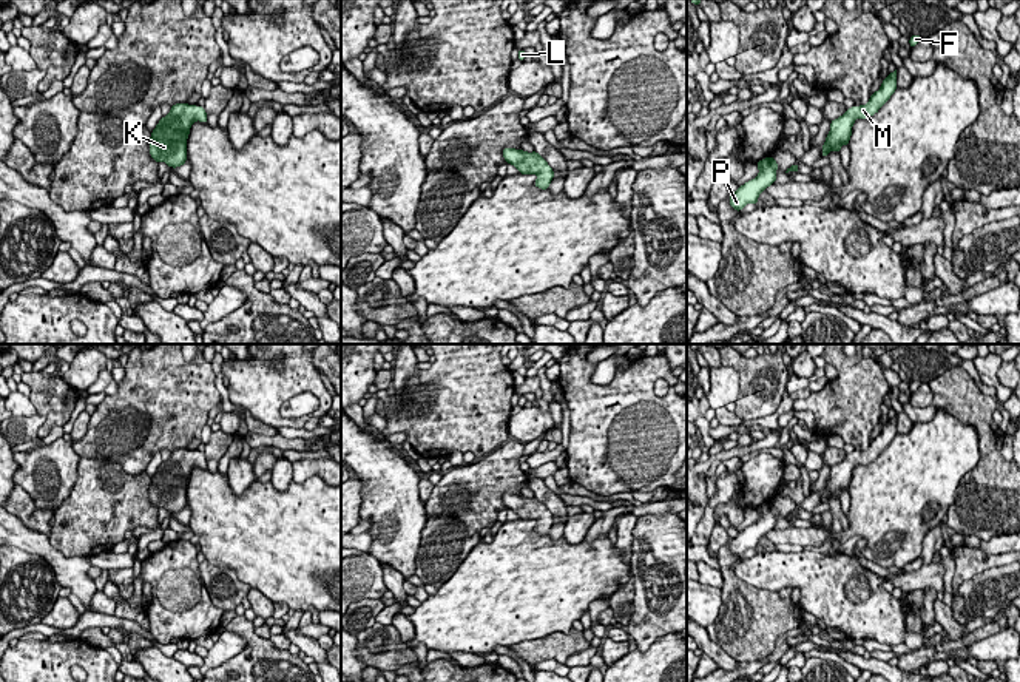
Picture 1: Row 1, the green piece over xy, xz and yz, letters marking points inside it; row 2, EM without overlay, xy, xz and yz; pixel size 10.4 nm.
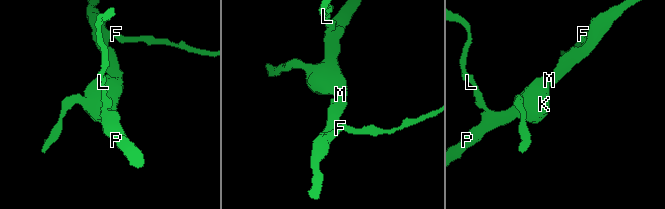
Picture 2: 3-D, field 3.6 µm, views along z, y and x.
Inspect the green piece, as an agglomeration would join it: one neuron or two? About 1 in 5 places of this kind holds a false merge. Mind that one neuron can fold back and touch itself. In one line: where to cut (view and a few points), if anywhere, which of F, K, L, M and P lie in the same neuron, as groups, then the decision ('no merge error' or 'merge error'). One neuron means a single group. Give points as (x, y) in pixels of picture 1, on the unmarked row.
no cut | F K L M P | no merge error

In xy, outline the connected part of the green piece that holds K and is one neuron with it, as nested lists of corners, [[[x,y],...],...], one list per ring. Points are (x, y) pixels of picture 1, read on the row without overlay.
[[[174,449],[170,458],[159,466],[150,483],[150,501],[159,509],[165,508],[168,512],[176,514],[187,508],[187,484],[191,471],[199,466],[207,469],[207,458],[204,452]]]

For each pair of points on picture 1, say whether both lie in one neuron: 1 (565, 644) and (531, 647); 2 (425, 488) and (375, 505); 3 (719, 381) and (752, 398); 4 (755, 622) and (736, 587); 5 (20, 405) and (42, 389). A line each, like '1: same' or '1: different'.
1: same
2: different
3: different
4: same
5: different

